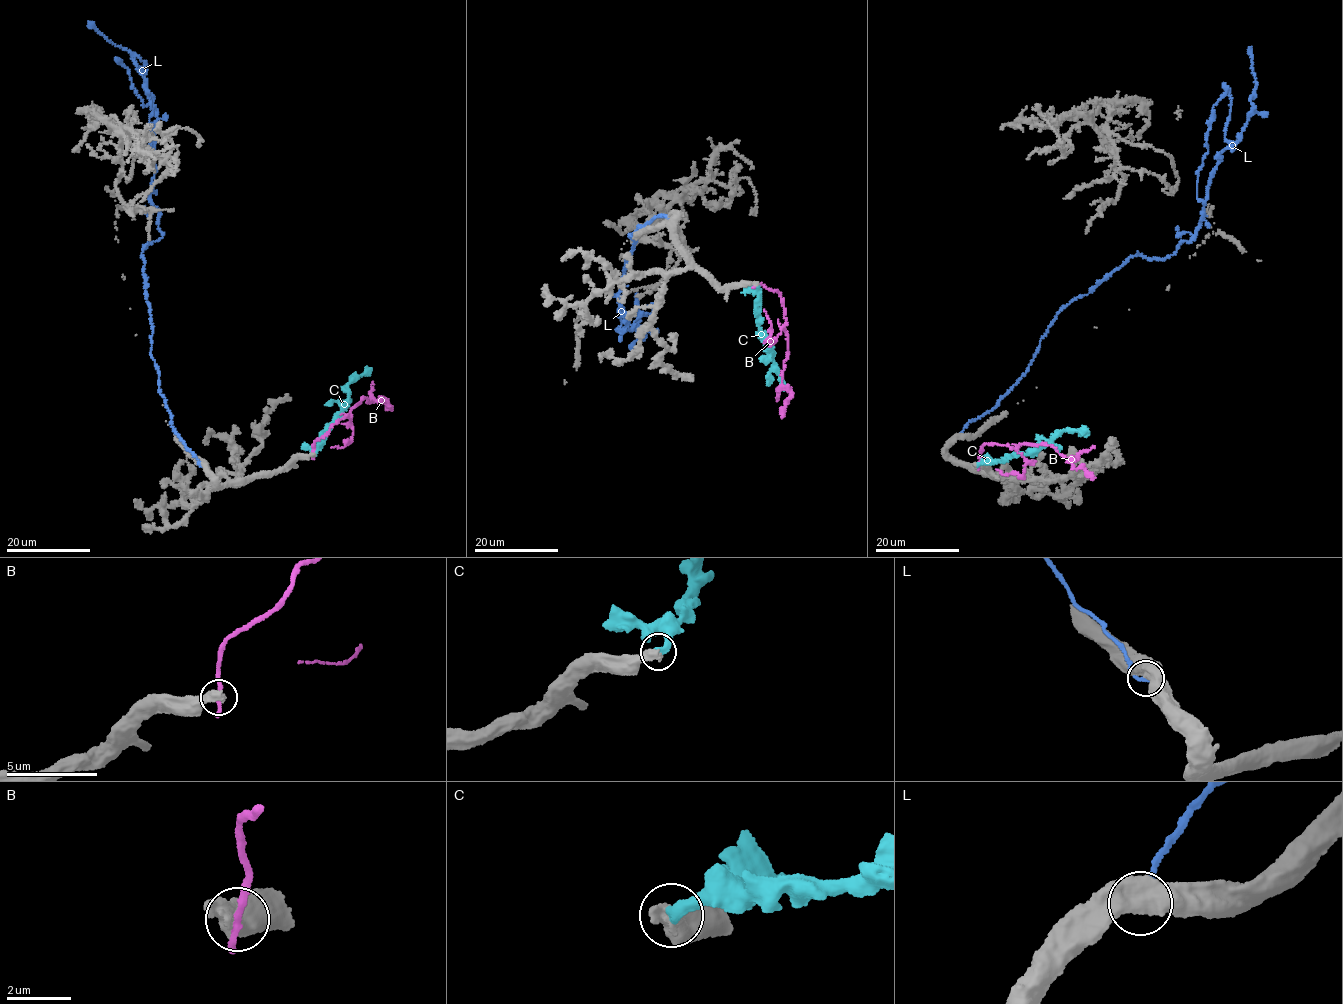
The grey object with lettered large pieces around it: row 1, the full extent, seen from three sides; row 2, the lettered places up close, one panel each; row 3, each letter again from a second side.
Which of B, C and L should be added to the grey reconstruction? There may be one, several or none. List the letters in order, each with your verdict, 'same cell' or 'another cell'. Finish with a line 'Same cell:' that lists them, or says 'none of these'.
B: another cell
C: same cell
L: another cell
Same cell: C

